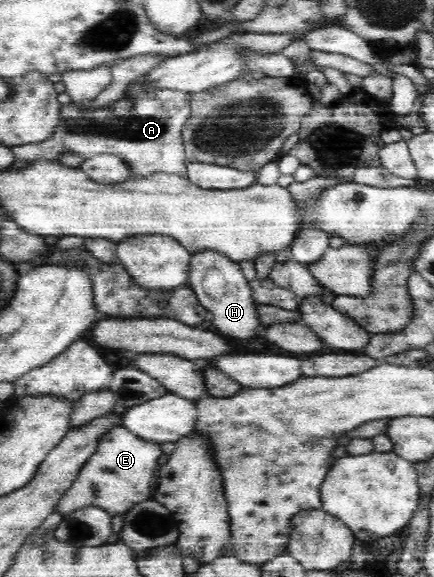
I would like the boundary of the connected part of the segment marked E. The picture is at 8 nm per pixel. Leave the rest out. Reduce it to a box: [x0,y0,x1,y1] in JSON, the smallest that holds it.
[54,425,162,516]

